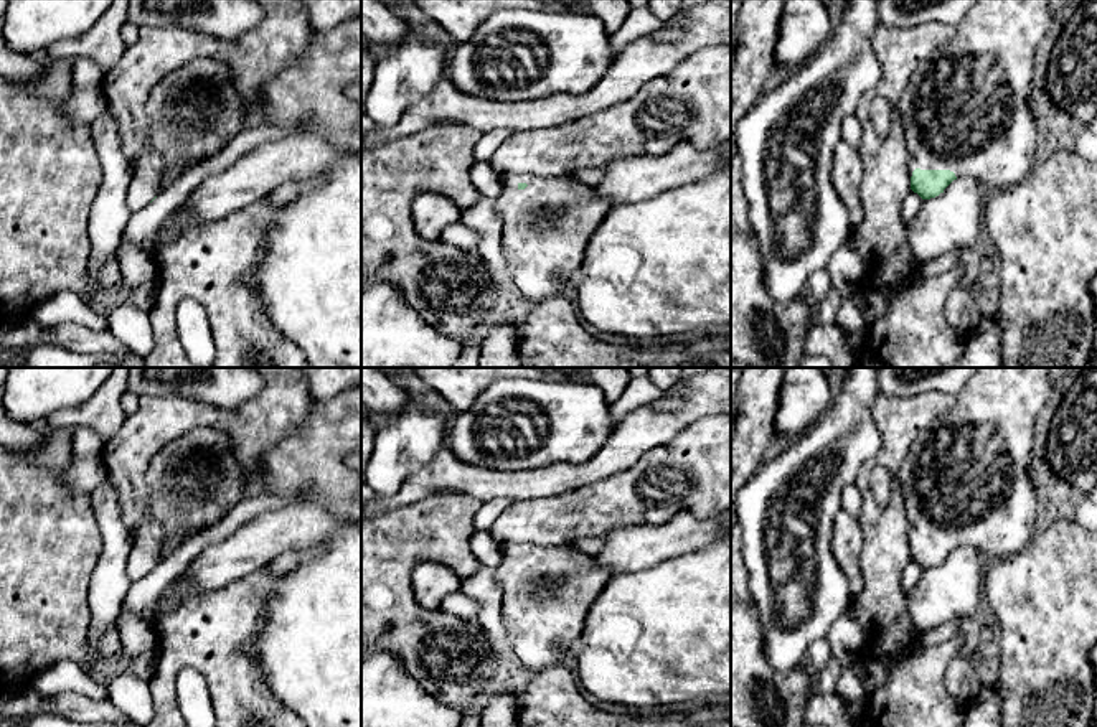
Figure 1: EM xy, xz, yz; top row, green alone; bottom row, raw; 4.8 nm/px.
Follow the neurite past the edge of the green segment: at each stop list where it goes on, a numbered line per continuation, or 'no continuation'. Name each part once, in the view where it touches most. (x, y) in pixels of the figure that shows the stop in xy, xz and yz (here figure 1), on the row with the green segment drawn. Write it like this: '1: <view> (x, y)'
1: yz (969, 109)

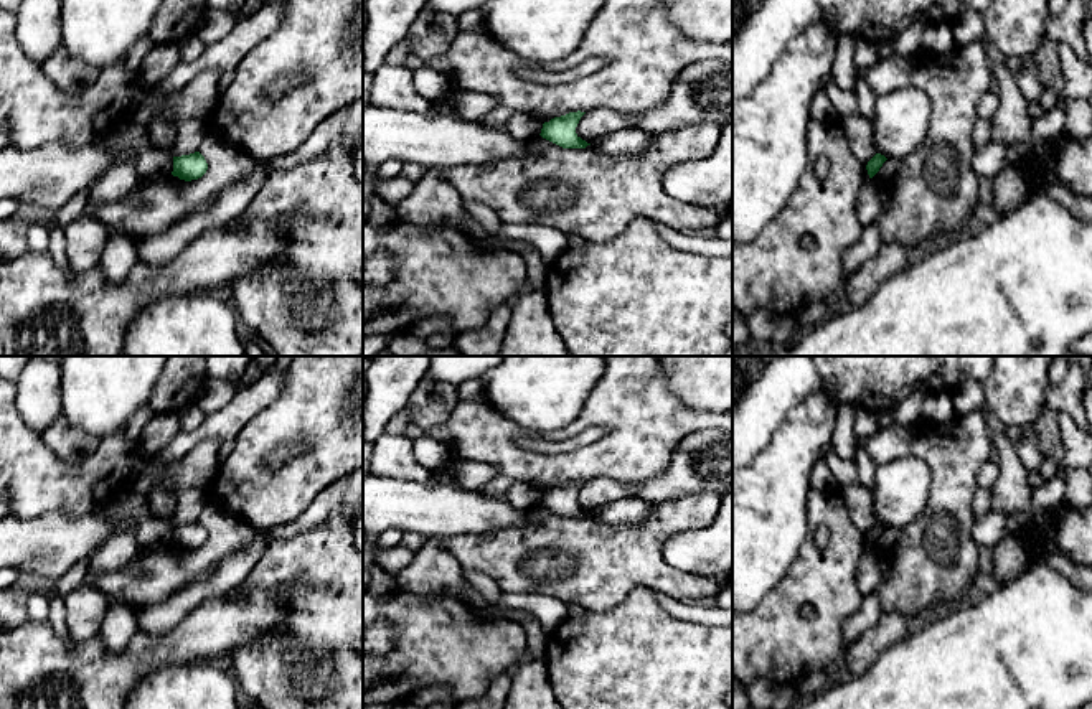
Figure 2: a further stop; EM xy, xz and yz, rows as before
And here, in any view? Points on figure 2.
no continuation

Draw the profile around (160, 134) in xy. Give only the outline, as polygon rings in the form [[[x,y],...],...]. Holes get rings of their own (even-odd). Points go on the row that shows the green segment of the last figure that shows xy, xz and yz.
[[[178,117],[177,119],[162,119],[162,120],[152,119],[148,122],[137,122],[137,120],[132,120],[132,122],[144,124],[150,143],[153,147],[170,153],[172,142],[175,137],[175,122],[177,120],[178,120]]]

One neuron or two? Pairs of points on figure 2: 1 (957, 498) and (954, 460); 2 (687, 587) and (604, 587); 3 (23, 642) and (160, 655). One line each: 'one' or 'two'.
1: one
2: one
3: one

